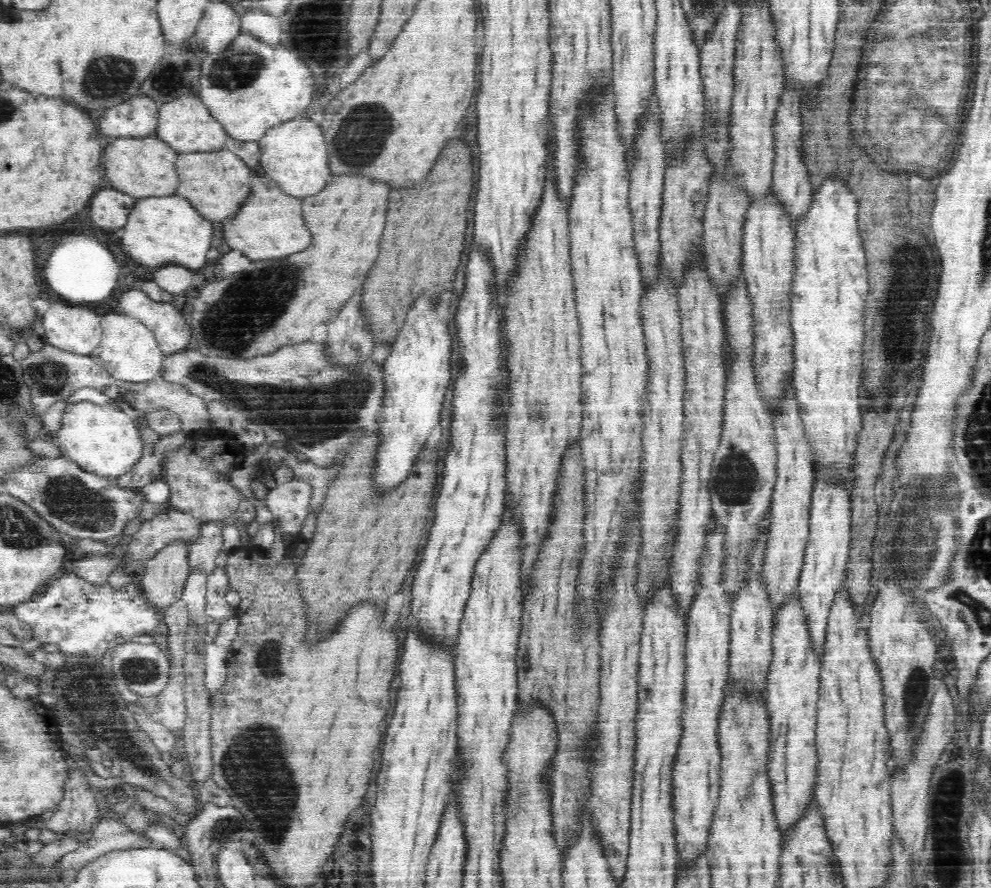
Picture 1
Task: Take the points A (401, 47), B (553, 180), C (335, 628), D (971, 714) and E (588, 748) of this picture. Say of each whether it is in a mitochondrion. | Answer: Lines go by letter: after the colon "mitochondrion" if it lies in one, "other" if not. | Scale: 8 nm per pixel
A: other
B: other
C: other
D: other
E: other

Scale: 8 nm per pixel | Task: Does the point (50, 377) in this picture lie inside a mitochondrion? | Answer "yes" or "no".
yes

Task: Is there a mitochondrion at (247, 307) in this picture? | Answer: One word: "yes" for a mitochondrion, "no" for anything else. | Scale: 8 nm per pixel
yes

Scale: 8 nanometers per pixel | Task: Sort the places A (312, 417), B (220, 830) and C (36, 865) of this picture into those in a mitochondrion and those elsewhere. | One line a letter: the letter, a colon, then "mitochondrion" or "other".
A: mitochondrion
B: mitochondrion
C: mitochondrion

